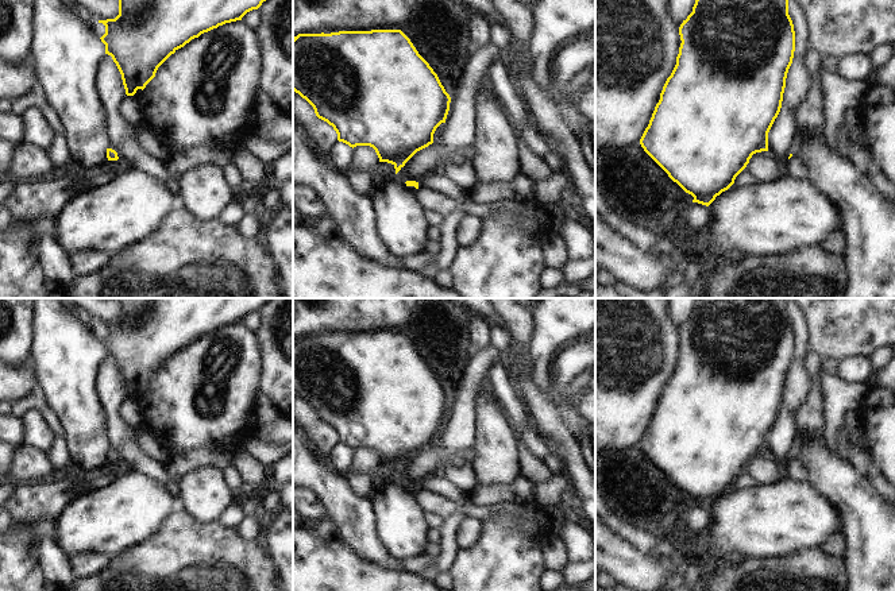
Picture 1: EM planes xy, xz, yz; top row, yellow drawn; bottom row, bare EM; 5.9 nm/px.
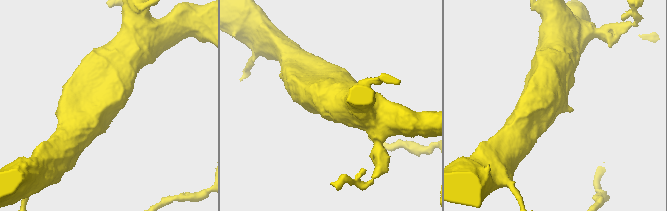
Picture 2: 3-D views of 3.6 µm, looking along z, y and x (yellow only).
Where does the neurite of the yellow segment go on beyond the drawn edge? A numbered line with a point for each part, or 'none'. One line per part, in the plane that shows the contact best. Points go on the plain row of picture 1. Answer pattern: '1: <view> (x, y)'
none

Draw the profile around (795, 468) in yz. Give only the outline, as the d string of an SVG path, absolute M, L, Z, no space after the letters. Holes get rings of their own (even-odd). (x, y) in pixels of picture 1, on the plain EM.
M792 457L786 466L784 472L794 480L809 482L809 468L799 457Z

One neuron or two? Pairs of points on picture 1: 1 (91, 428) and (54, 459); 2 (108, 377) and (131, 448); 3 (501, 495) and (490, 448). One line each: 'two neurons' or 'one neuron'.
1: two neurons
2: one neuron
3: two neurons

